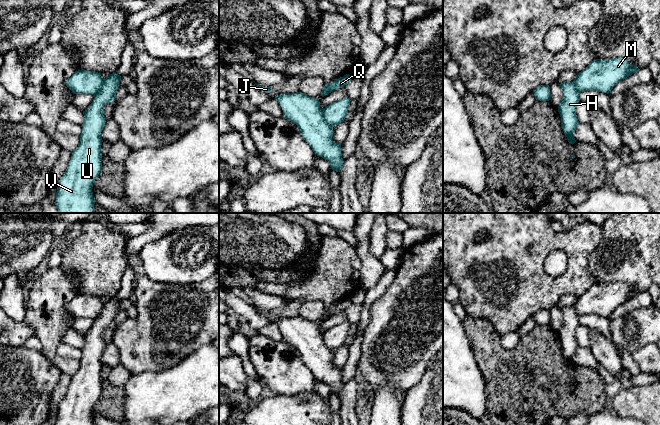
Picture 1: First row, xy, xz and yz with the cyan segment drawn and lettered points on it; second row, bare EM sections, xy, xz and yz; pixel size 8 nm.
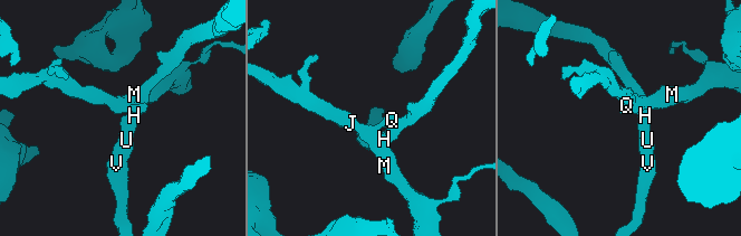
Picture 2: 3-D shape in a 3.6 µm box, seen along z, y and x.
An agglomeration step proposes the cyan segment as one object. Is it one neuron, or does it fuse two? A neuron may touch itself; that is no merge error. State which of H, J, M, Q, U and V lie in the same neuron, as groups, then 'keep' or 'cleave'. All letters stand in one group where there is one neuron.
groups H J M Q U V; keep

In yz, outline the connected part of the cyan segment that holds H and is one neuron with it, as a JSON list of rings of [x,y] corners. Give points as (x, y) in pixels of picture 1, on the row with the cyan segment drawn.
[[[594,59],[573,81],[560,83],[563,98],[558,106],[561,126],[569,143],[576,142],[574,132],[579,123],[576,116],[576,106],[580,101],[579,93],[593,90],[609,93],[620,81],[637,72],[639,68],[630,65],[626,59]]]

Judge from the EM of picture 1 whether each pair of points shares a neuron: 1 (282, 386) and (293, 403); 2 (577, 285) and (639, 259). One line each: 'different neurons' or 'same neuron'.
1: different neurons
2: different neurons

